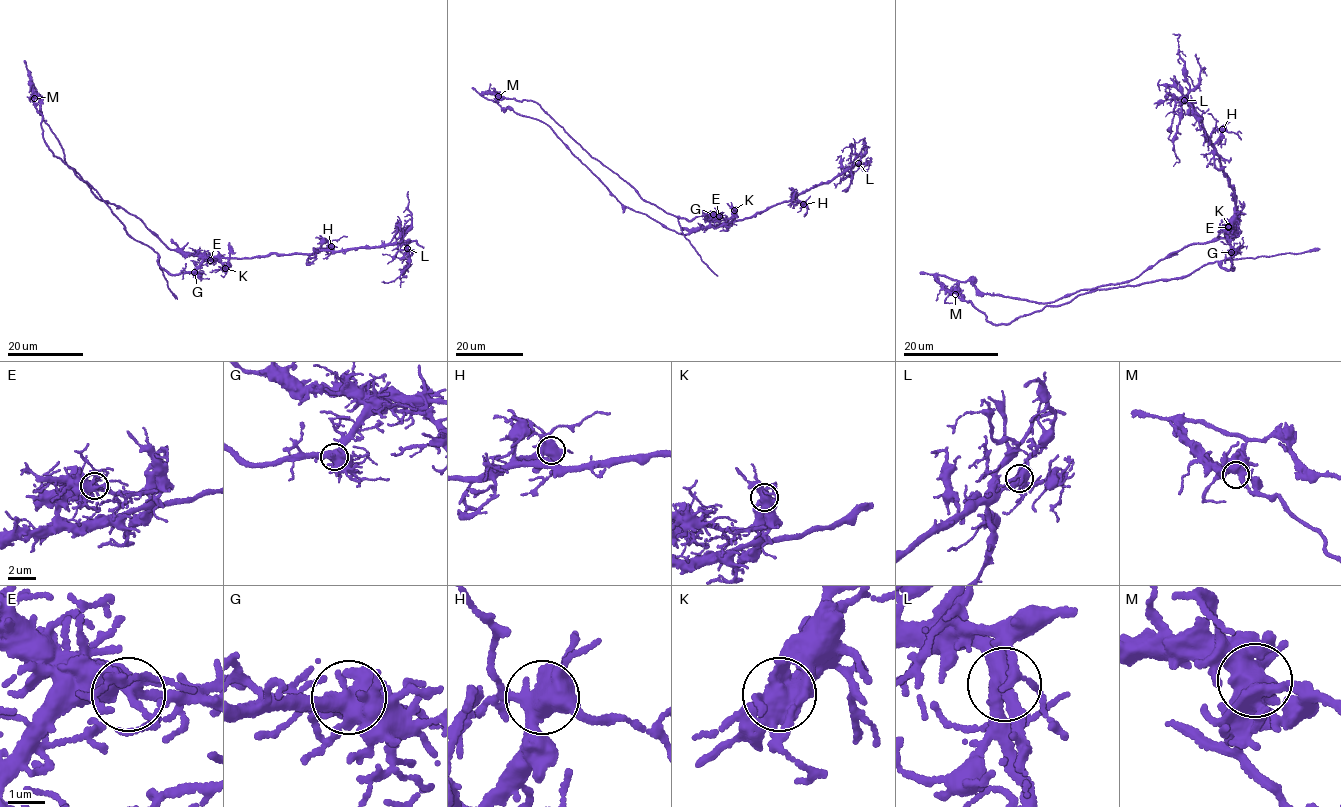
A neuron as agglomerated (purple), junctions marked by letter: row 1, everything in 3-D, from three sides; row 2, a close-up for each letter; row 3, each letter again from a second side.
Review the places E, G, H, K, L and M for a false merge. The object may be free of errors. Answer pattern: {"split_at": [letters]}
{"split_at": ["K"]}

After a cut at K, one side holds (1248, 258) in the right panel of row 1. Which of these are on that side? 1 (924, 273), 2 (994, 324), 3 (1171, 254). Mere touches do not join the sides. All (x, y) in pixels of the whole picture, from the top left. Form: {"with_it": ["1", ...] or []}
{"with_it": ["2"]}

